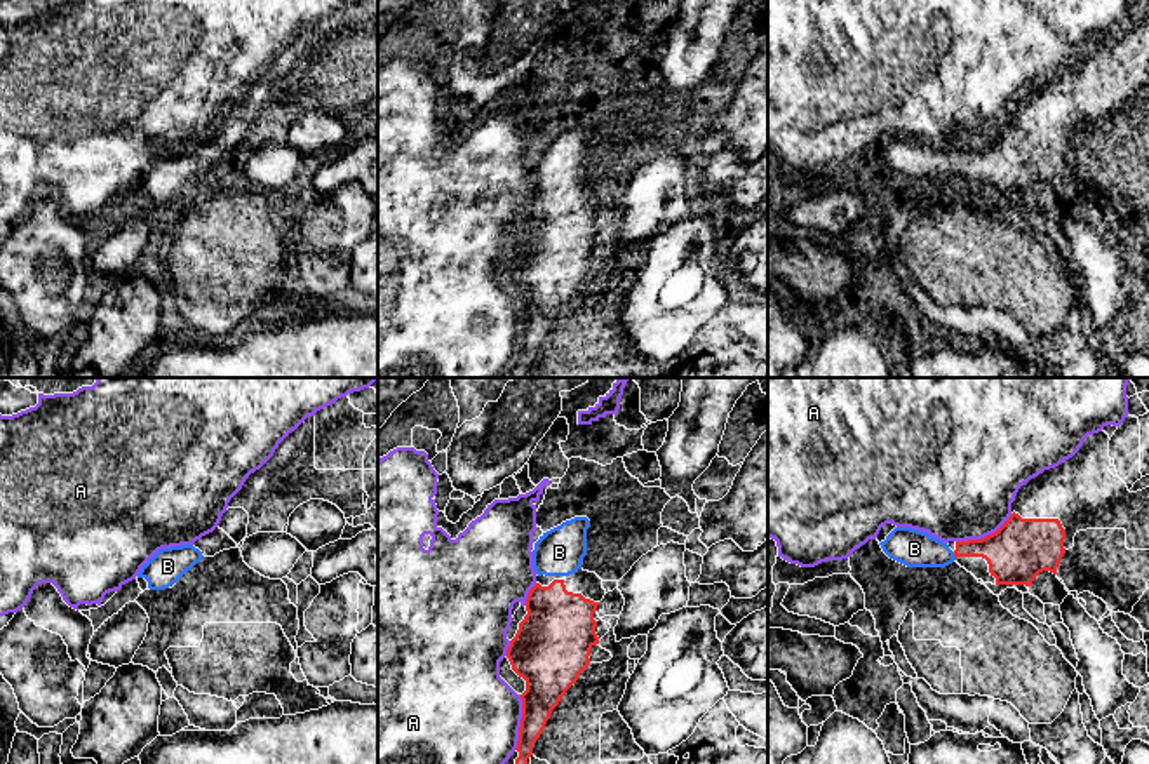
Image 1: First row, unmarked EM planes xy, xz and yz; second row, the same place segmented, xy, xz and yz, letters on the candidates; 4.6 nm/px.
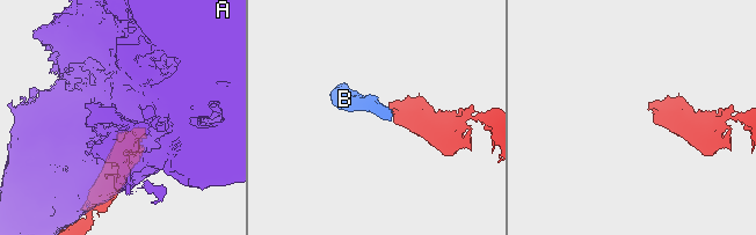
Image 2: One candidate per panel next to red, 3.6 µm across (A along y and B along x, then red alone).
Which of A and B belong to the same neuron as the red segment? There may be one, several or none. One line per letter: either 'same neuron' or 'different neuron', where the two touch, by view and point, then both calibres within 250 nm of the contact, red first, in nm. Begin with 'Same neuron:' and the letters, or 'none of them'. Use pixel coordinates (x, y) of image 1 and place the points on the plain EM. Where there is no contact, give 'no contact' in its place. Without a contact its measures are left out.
Same neuron: B
A: different neuron | yz (986, 147) | 280/480 nm
B: same neuron | yz (954, 166) | 220/180 nm

